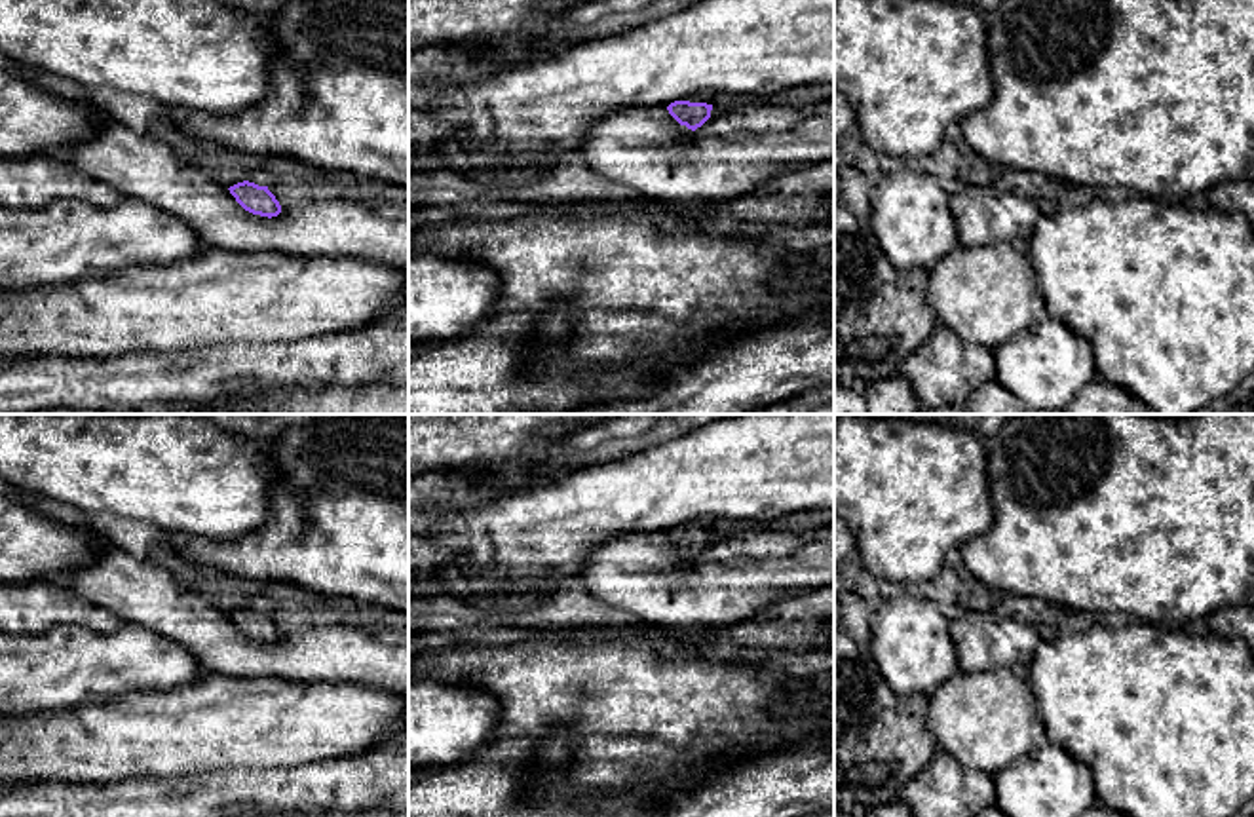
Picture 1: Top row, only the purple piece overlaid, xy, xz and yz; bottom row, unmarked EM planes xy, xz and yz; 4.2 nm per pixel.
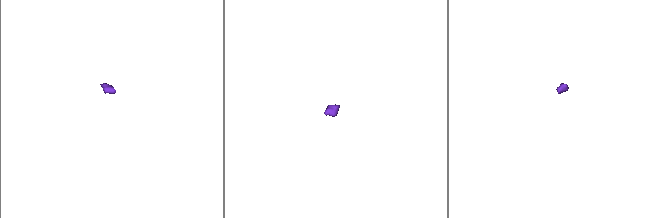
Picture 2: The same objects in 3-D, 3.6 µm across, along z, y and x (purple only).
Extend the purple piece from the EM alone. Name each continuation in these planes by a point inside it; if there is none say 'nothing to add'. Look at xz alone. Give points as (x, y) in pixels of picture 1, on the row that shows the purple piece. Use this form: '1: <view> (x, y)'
1: xz (707, 97)

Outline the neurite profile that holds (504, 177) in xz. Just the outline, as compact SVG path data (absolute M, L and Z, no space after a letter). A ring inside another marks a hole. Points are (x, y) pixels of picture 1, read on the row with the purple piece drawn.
M540 160L536 165L498 167L498 169L466 169L466 177L486 188L521 188L545 179L555 169L553 160Z

